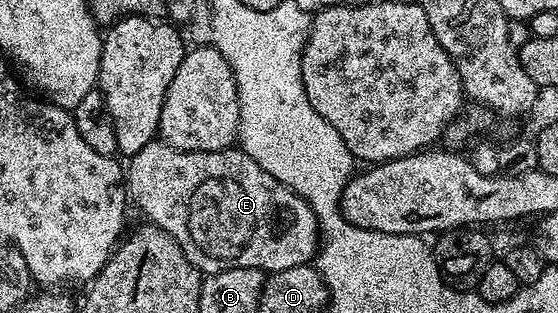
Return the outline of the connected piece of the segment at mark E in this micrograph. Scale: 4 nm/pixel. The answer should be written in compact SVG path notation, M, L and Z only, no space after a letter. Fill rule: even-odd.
M153 140L142 148L142 152L131 155L126 162L126 194L129 199L136 201L136 206L145 214L147 221L154 226L162 227L174 241L180 245L186 260L190 260L197 270L205 275L217 274L230 268L254 268L265 272L275 272L294 268L295 266L309 265L318 253L318 247L322 241L320 223L316 221L311 206L304 201L300 195L296 194L290 187L282 185L270 172L266 172L252 159L246 156L239 148L229 148L218 152L186 152L185 150L175 150L173 146L159 140Z

